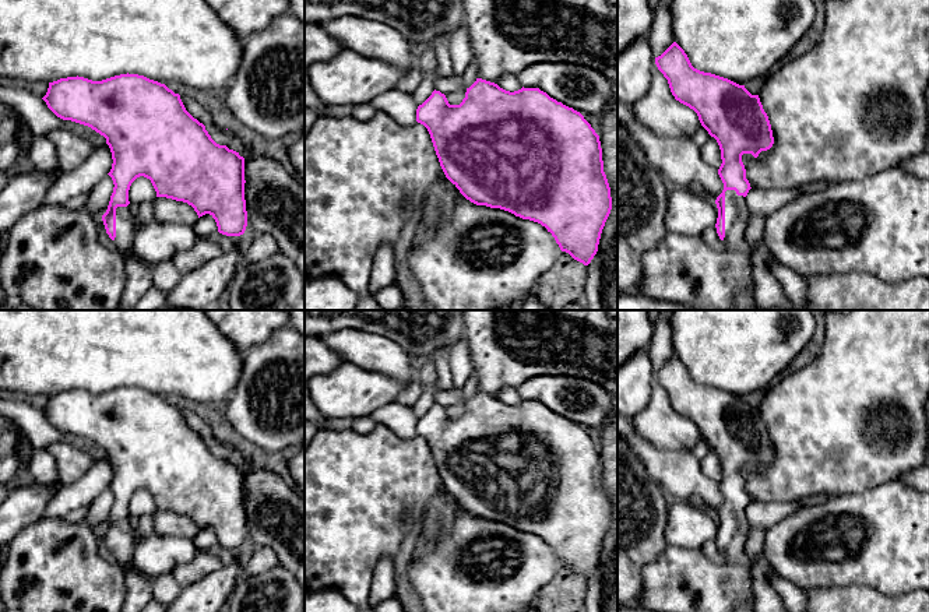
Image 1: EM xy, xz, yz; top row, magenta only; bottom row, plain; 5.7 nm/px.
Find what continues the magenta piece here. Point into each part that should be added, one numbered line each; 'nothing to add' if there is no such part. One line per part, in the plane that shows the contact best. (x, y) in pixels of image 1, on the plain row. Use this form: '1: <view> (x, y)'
1: yz (736, 527)

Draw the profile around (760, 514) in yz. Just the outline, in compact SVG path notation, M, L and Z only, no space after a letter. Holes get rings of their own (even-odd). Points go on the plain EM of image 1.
M752 500L747 506L746 517L750 527L768 530L778 521L803 507L799 502L757 502Z

